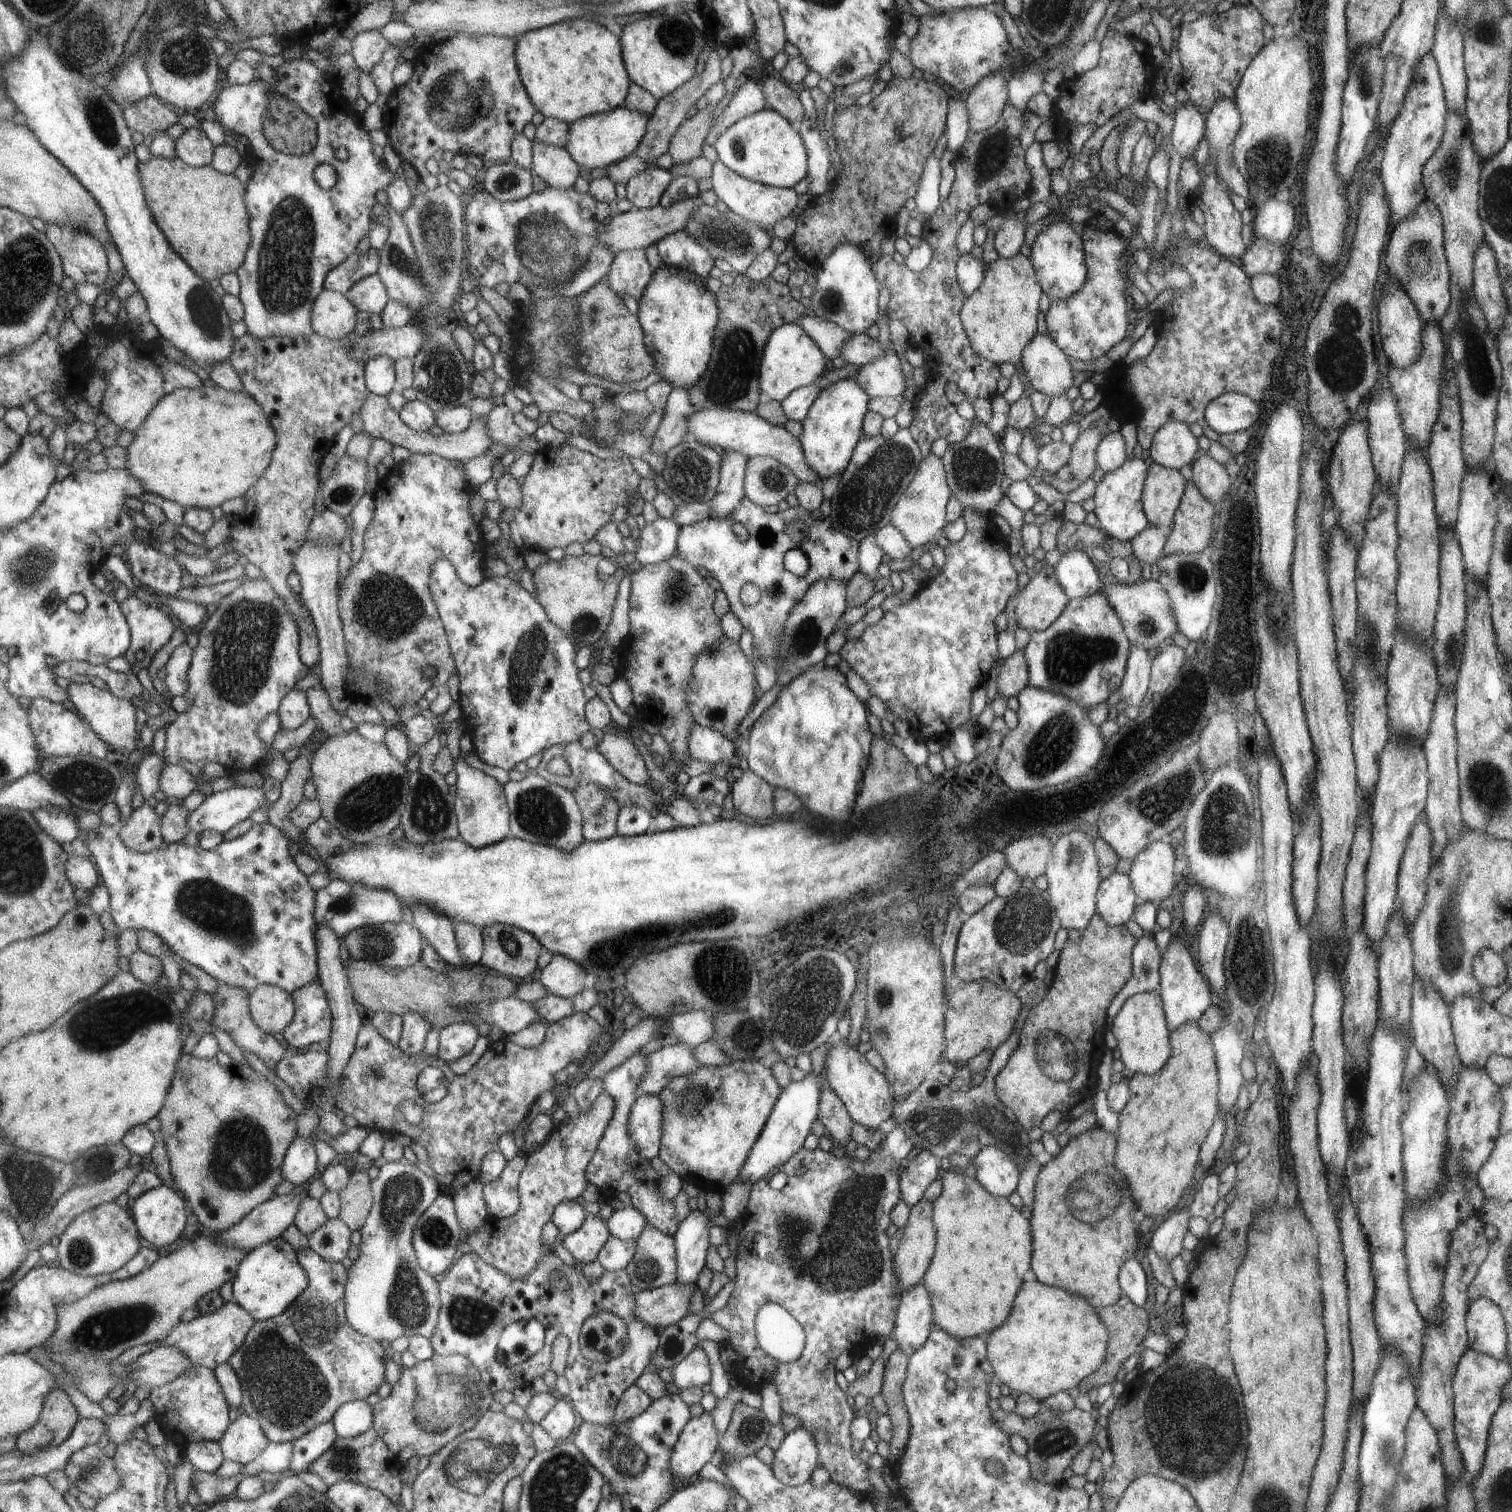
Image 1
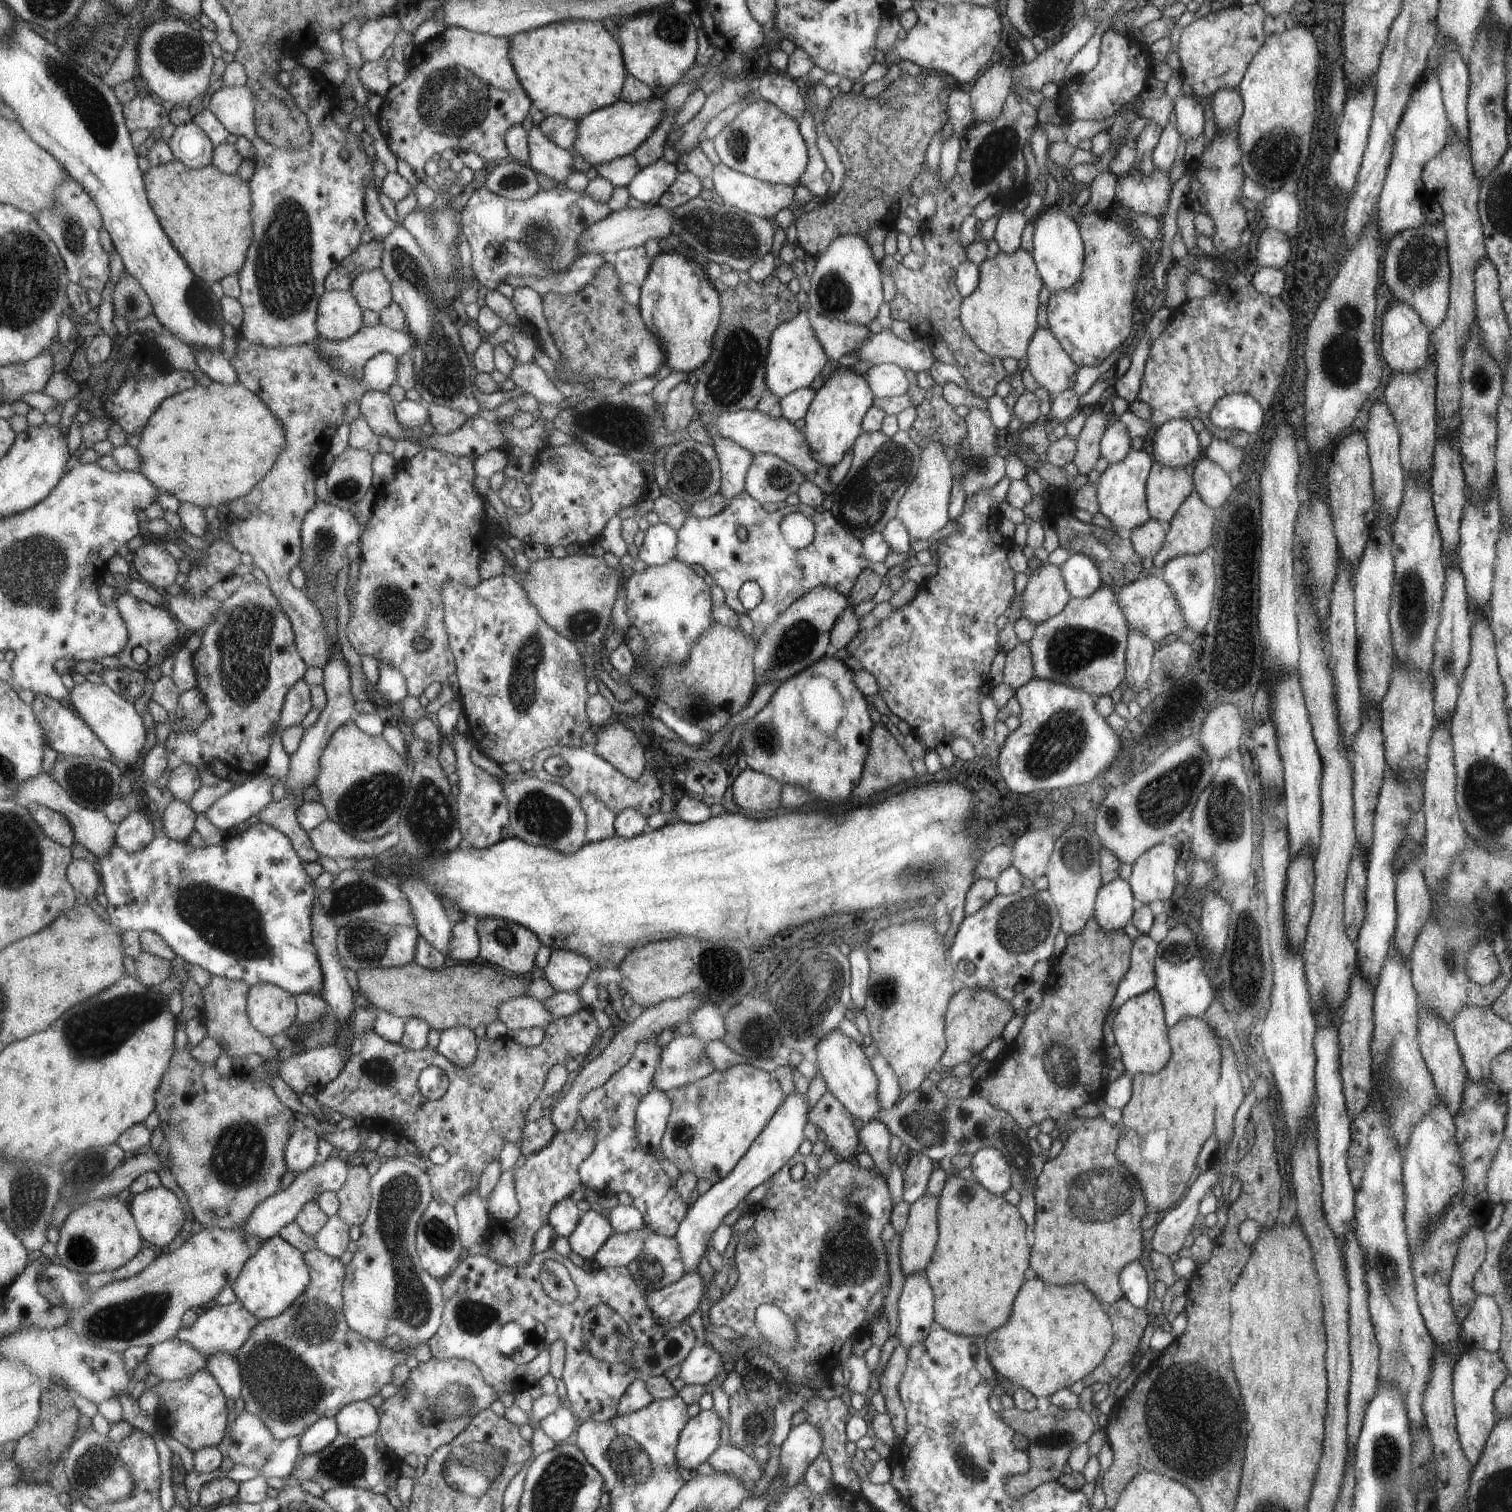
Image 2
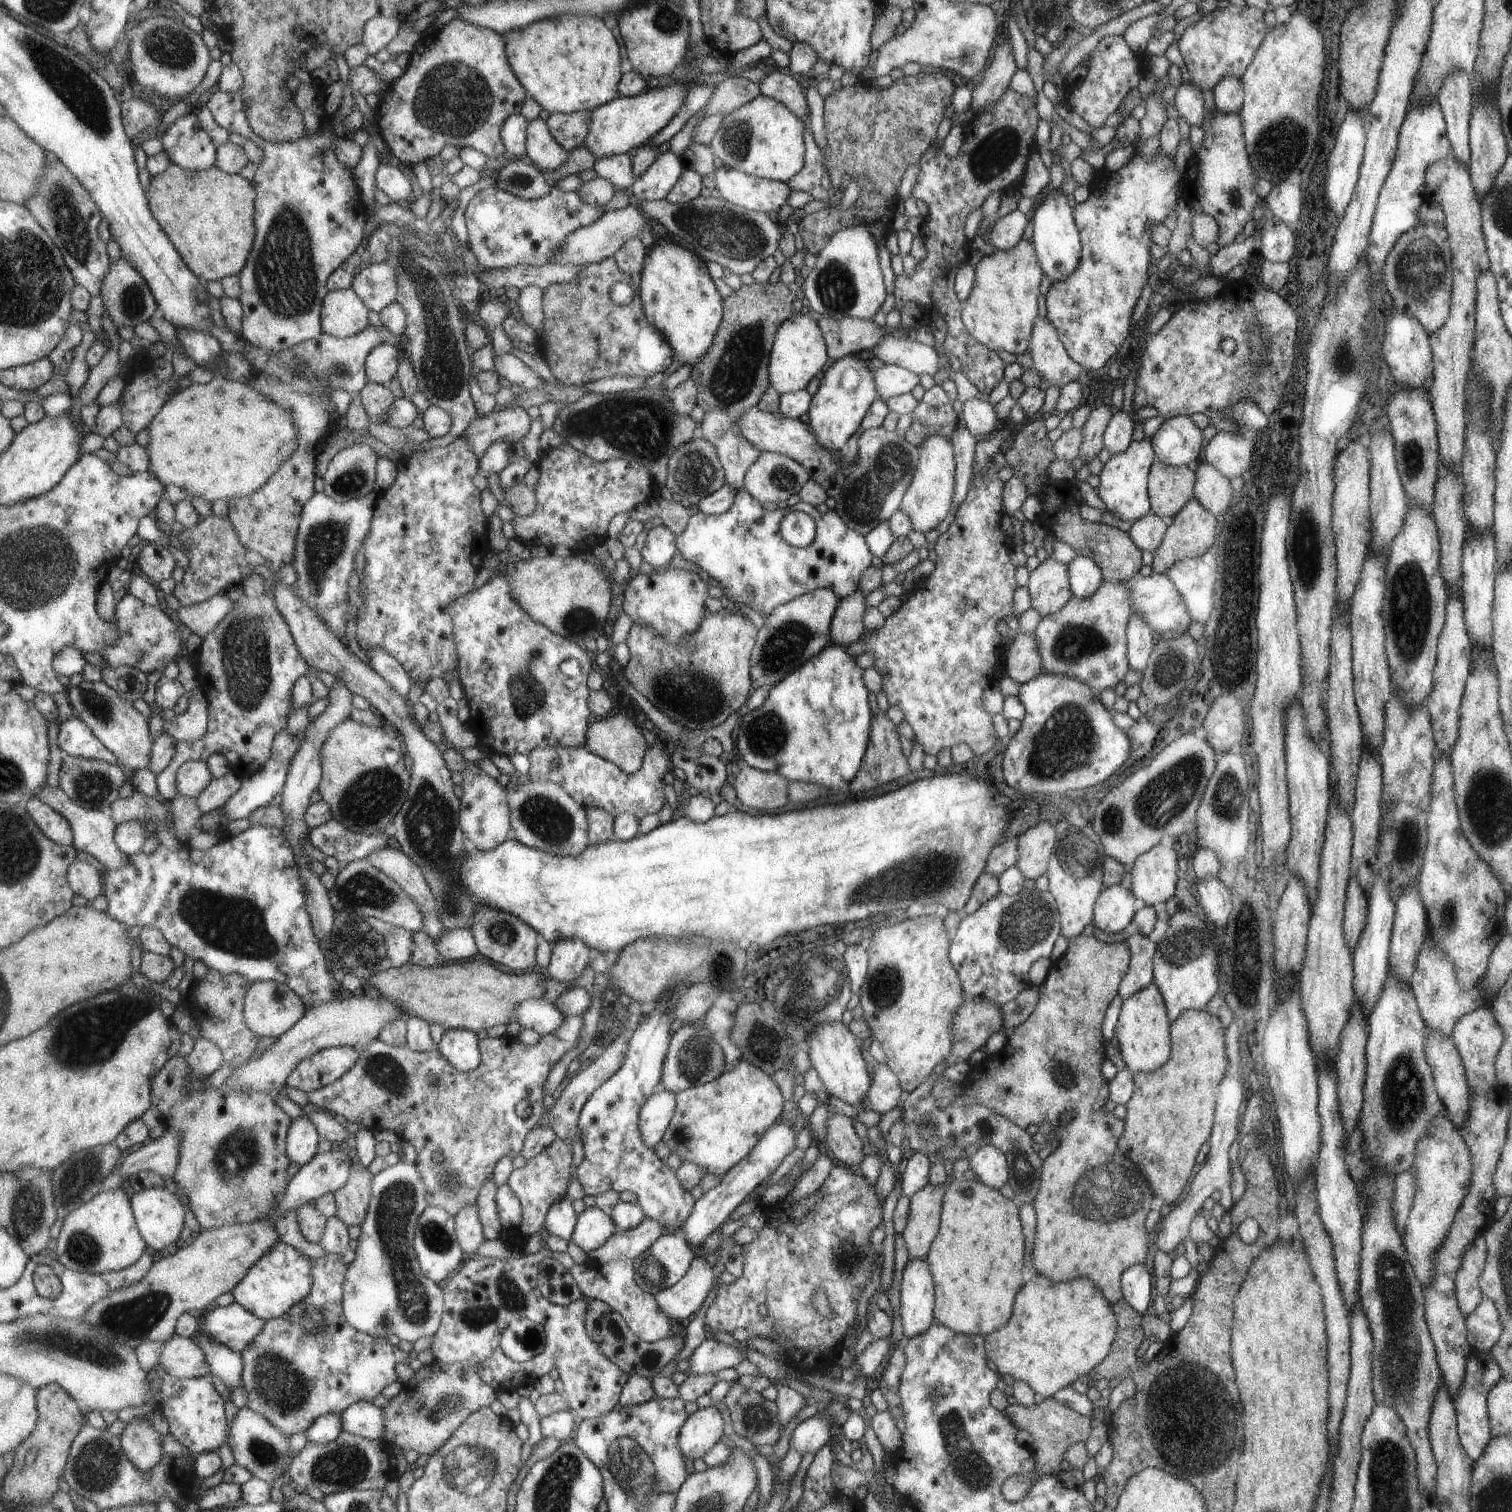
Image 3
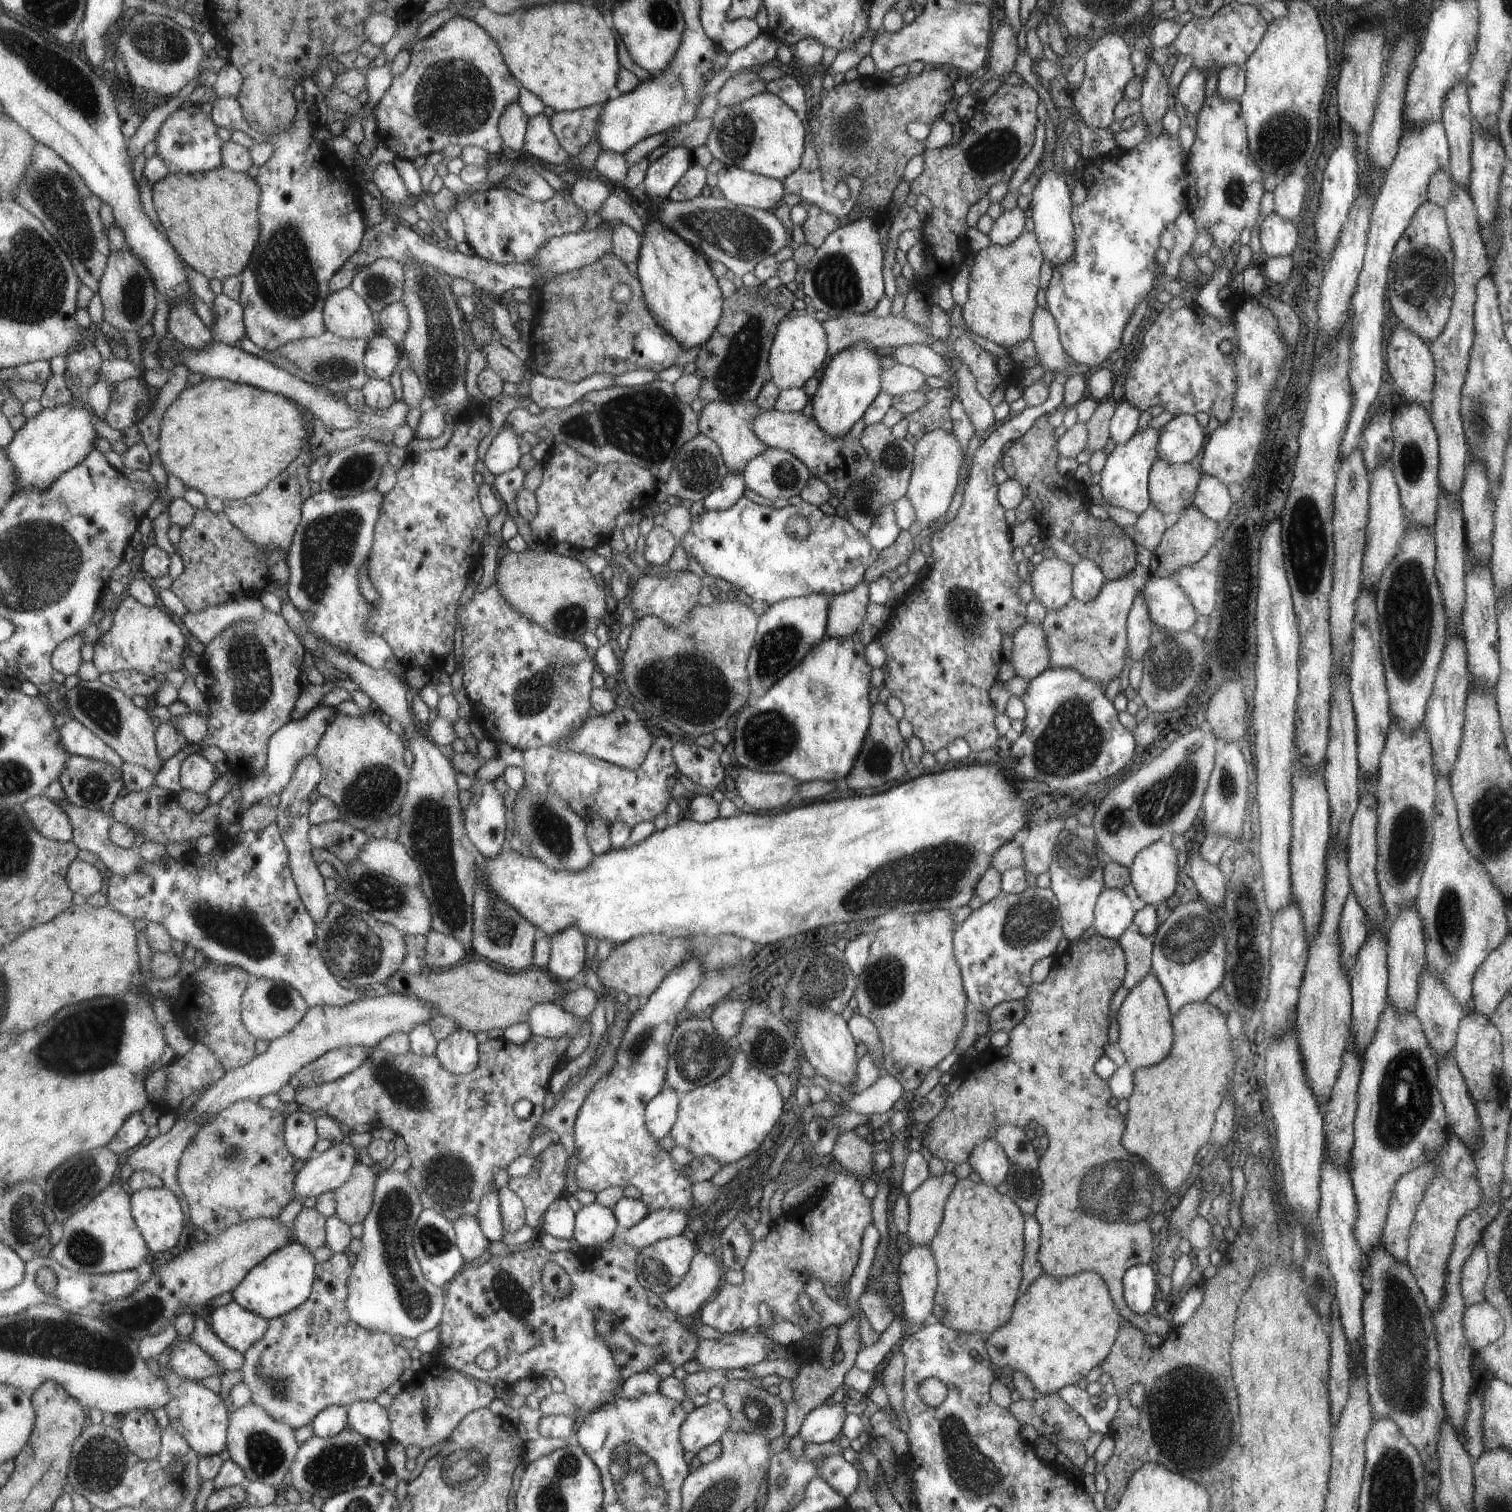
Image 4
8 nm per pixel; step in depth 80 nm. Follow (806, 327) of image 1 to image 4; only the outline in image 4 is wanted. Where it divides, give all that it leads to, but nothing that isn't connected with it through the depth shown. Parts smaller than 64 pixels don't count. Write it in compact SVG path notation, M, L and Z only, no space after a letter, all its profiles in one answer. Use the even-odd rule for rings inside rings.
M873 314L847 315L846 317L827 318L822 324L825 332L828 333L829 356L835 356L857 341L867 341L871 346L891 348L910 344L930 345L934 341L929 326L914 323L901 315L890 314L886 317L876 317Z

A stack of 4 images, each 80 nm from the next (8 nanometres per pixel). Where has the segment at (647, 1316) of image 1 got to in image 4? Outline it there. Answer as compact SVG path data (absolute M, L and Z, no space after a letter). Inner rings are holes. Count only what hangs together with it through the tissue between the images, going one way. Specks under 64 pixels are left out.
M697 1249L684 1279L679 1286L667 1291L661 1297L662 1301L681 1318L698 1312L717 1288L724 1270L719 1267L712 1254L708 1255Z

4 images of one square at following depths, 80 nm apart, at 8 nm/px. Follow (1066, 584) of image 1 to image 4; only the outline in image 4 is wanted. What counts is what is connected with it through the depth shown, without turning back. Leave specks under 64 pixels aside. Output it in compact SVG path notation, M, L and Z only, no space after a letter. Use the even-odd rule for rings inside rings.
M1079 559L1072 565L1072 596L1081 602L1095 598L1105 583L1099 567L1089 559Z

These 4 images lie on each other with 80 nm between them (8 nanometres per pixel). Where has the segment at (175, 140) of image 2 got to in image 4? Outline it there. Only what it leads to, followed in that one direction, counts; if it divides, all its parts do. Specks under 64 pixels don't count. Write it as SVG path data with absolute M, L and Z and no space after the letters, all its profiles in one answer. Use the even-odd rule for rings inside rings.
M186 102L161 125L155 140L156 154L165 161L170 172L189 174L215 170L224 164L225 141L219 136L219 129L211 114Z

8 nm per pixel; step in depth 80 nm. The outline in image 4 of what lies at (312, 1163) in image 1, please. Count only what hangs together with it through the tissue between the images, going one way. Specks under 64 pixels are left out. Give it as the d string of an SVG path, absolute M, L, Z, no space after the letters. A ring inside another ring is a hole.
M299 1108L288 1115L284 1139L293 1156L307 1162L320 1139L317 1136L317 1114Z

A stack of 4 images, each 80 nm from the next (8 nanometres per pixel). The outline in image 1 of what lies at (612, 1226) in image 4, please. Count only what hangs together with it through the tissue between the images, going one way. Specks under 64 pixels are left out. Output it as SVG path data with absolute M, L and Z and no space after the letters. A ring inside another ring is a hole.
M589 1215L581 1229L567 1237L560 1237L560 1241L571 1256L584 1266L598 1261L601 1250L611 1238L608 1222L599 1215Z

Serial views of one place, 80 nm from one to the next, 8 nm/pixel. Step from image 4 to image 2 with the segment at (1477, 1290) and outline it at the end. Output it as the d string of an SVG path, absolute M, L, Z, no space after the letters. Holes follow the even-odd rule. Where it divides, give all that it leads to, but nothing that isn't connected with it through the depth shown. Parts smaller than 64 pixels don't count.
M1470 1227L1464 1236L1465 1248L1458 1246L1454 1260L1453 1272L1449 1282L1450 1302L1454 1315L1460 1326L1467 1318L1476 1300L1476 1292L1472 1288L1472 1280L1486 1257L1484 1232L1479 1227Z

